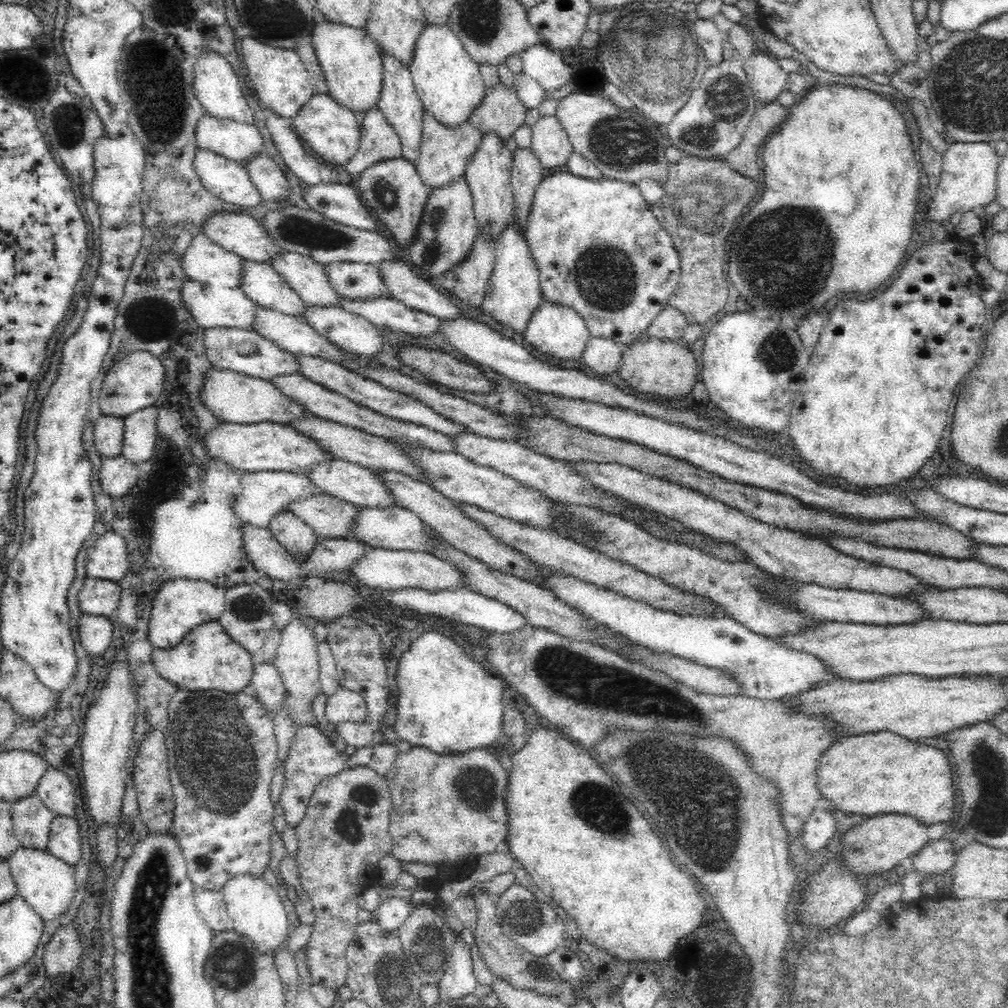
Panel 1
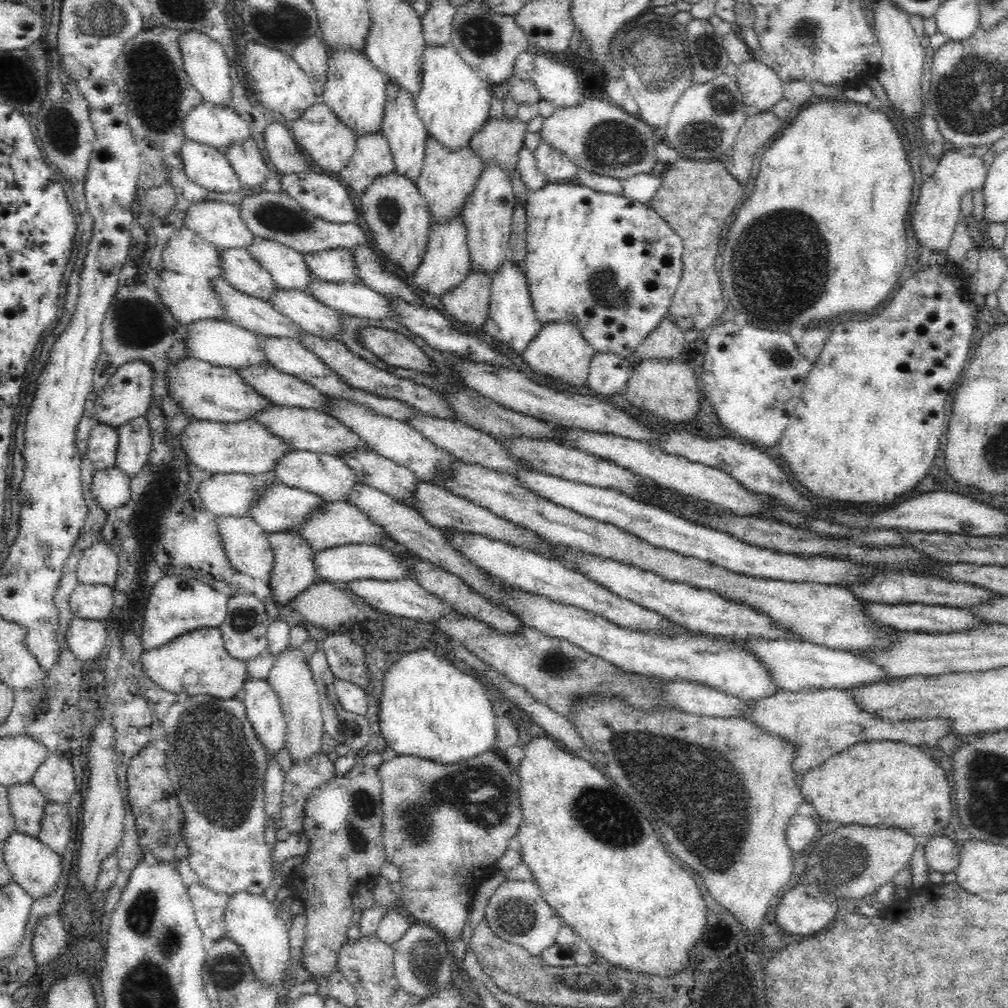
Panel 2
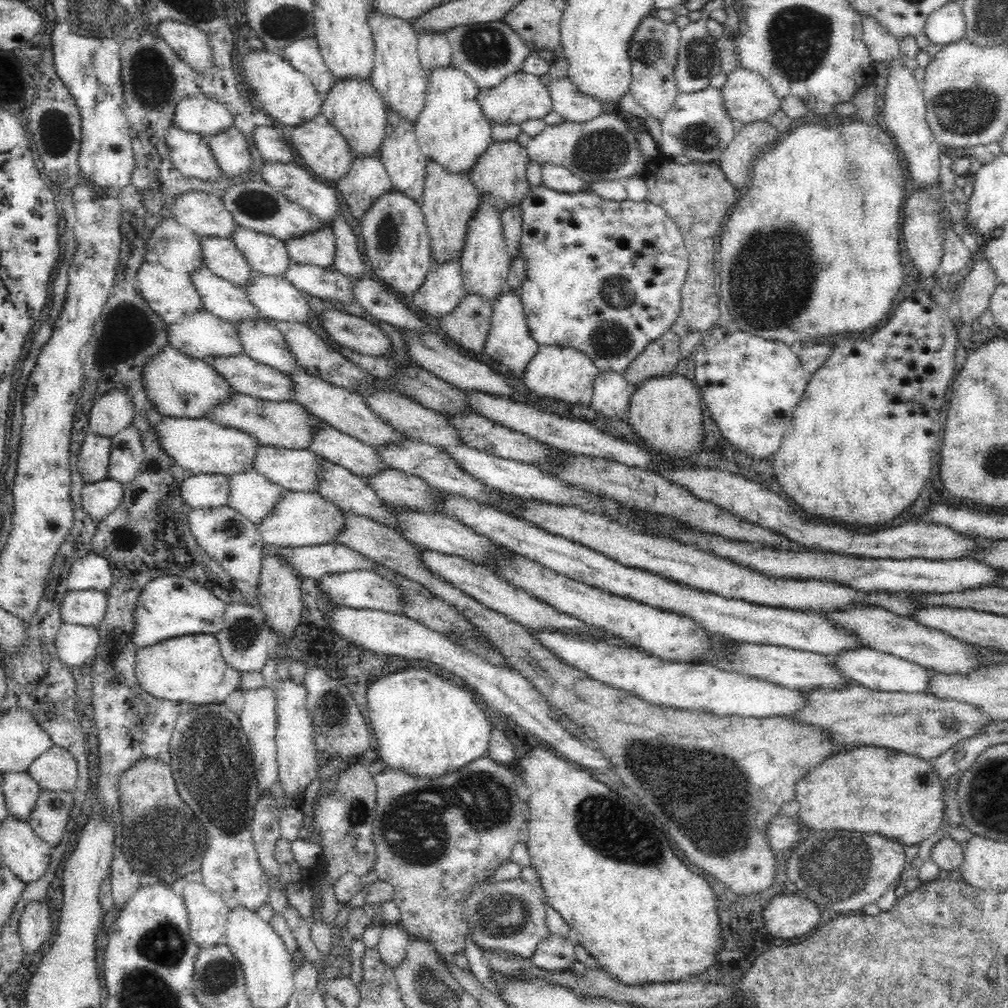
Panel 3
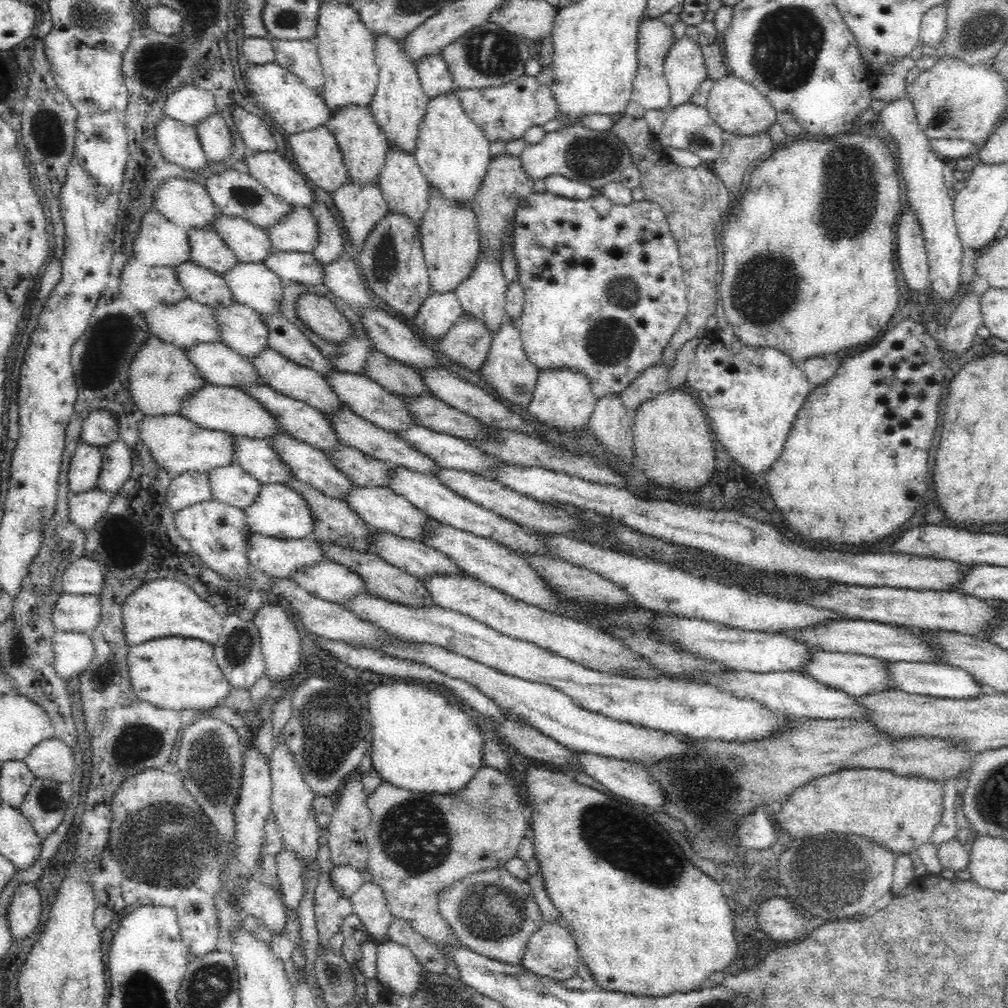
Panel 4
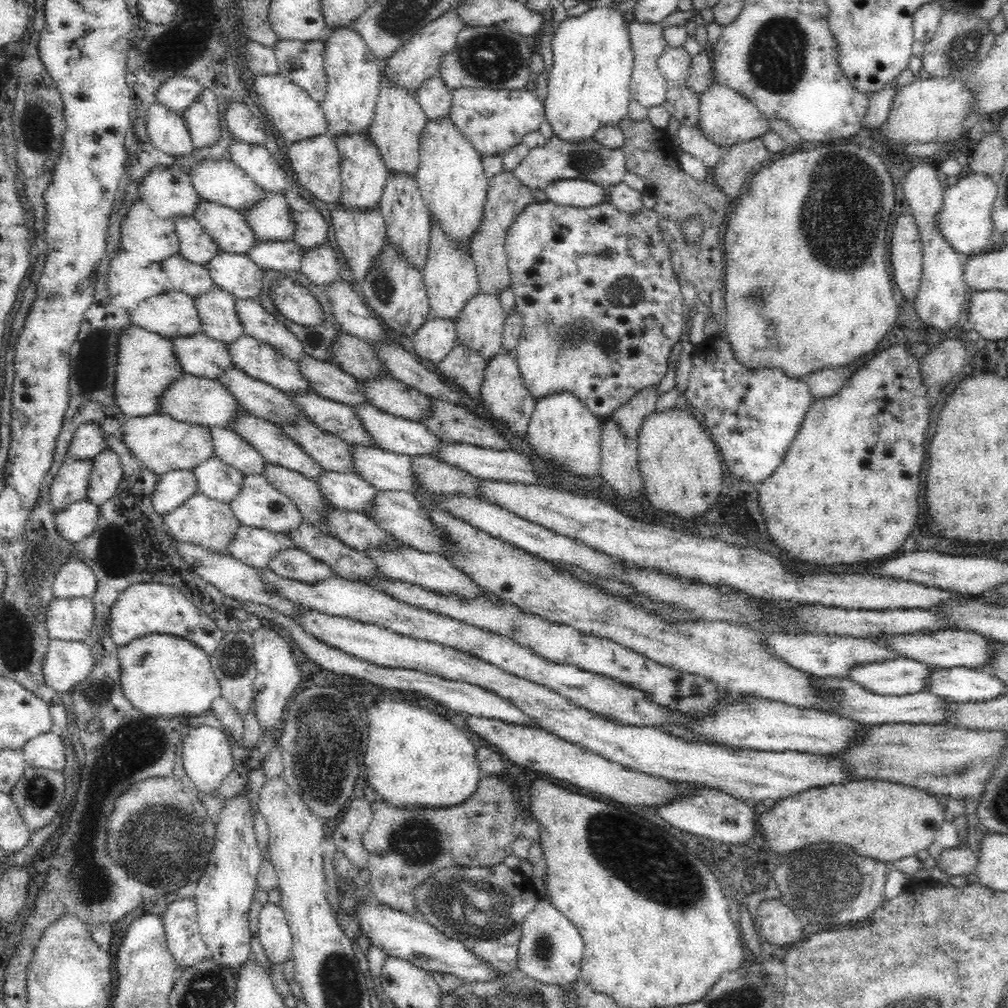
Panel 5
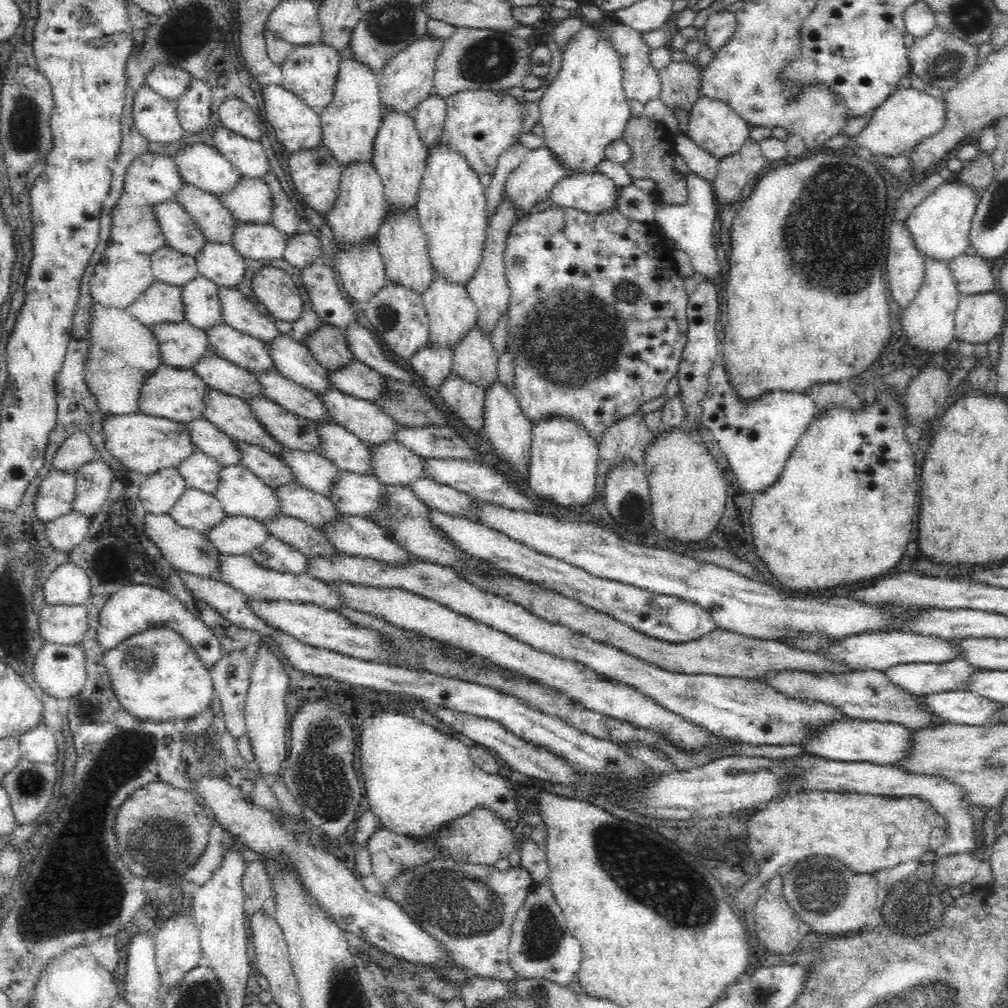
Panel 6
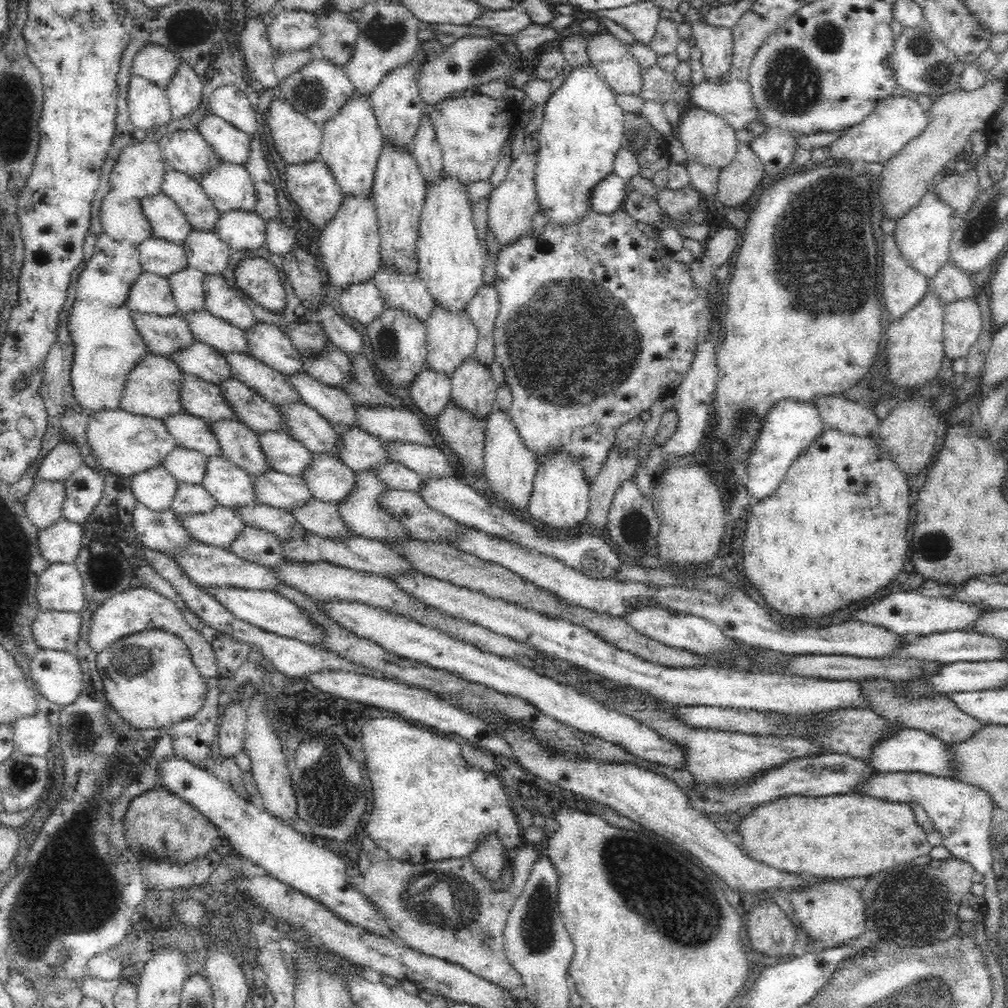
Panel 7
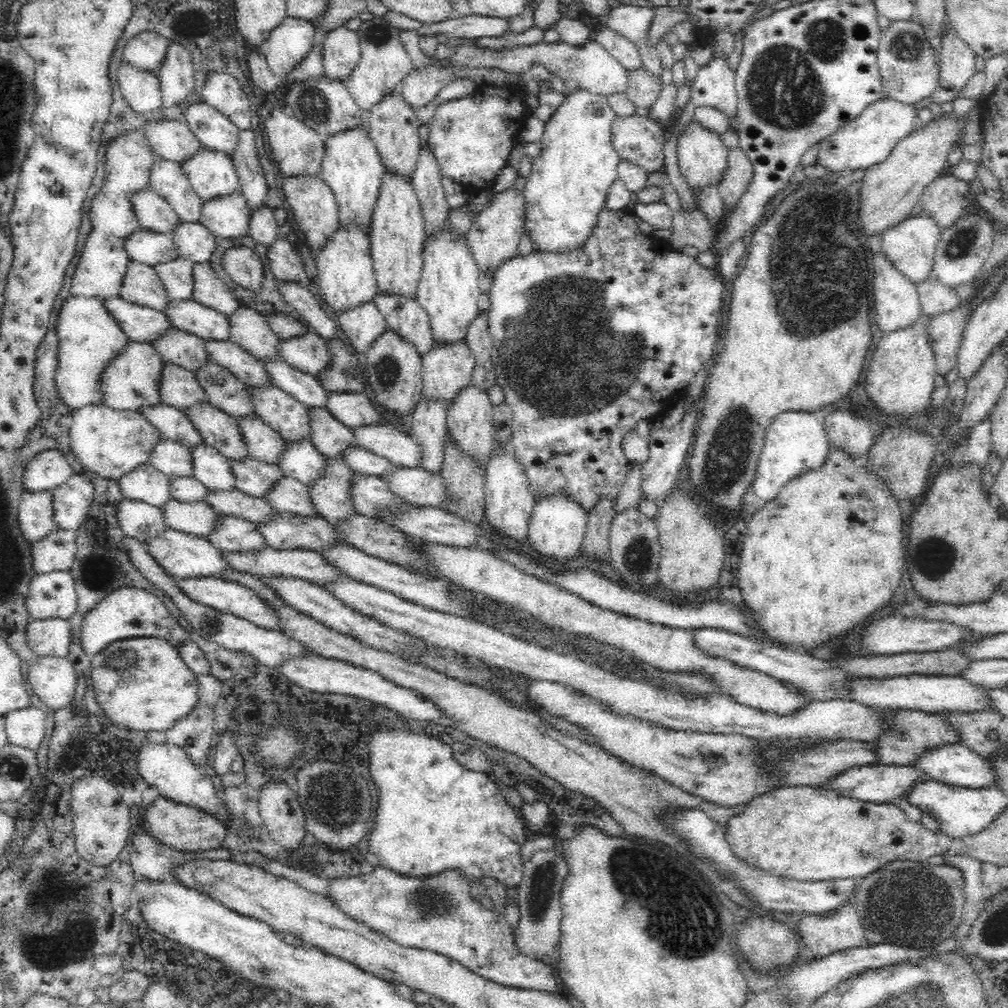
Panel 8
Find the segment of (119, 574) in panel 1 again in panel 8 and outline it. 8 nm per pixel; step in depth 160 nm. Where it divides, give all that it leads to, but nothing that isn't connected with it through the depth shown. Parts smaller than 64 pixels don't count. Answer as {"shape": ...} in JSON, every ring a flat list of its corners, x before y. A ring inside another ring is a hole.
{"shape":[[64,570,34,574,28,585,24,607,31,620,62,618,67,620,76,610,74,582]]}

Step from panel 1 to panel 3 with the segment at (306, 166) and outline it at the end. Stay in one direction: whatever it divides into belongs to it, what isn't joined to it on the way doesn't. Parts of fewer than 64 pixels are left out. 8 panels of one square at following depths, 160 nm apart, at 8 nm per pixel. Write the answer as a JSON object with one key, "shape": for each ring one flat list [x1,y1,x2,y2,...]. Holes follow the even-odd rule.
{"shape":[[258,125,254,128,254,147,266,162,280,162,284,164,294,162,291,146,282,138,281,133,270,125]]}

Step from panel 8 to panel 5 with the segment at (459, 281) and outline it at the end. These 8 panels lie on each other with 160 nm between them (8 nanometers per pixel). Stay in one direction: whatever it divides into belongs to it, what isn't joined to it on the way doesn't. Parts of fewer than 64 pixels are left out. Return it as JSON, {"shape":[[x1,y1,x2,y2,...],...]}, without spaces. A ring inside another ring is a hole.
{"shape":[[450,118,442,121,429,122,422,132,421,139,421,164,416,176,420,196,429,212,431,222,441,228,443,236,450,246,456,251,468,251,478,228,484,220,484,204,489,191,489,180,485,176,483,161,480,155,474,151,472,145,456,131]]}

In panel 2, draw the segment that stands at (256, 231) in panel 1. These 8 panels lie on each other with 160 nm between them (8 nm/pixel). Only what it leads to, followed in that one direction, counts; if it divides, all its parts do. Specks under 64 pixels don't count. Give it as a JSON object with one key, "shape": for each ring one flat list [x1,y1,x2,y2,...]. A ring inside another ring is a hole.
{"shape":[[195,200,186,207,183,224,219,249,247,249,255,239,242,222,237,205,221,200]]}

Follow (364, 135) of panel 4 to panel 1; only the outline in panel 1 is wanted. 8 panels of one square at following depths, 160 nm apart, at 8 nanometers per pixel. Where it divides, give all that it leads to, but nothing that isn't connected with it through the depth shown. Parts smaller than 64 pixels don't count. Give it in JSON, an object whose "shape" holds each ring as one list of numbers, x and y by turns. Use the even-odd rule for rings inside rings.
{"shape":[[327,20,315,22,312,46,327,84,327,95,342,108,361,118,377,108,383,89,384,67,379,48,366,36,365,29,342,26]]}

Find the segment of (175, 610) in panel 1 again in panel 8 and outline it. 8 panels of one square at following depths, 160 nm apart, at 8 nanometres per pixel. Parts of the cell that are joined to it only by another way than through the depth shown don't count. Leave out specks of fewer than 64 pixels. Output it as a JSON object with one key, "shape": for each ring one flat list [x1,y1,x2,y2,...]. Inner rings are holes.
{"shape":[[128,587,118,588,104,596,94,608,82,619,81,632,79,634,80,644,84,654,89,657,96,656,106,646,117,640,130,638,159,638,165,640,170,647,178,651,182,661,196,675,211,674,210,663,202,650,191,639,186,628,182,628,179,622,170,615,165,604,150,592]]}

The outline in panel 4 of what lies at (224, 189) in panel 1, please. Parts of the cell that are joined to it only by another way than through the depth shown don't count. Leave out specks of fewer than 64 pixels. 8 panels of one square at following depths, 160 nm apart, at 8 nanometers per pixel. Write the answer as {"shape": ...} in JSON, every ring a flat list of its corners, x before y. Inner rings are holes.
{"shape":[[164,115,155,127,156,144,167,161,189,170,206,166,207,158,196,135,195,126,182,124]]}

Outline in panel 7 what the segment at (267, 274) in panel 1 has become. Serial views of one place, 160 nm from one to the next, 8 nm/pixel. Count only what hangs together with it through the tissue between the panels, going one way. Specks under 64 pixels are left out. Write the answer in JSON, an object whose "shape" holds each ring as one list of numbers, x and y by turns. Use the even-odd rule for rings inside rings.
{"shape":[[158,192,141,198,140,206,155,238,168,240,179,246,184,244,193,228,171,198]]}

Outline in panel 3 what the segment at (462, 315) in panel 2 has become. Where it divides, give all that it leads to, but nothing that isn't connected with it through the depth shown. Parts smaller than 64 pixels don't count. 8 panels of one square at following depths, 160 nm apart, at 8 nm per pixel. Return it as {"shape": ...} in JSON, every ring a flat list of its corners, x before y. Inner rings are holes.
{"shape":[[466,294,449,315,440,319,440,330,467,355,478,356,490,334,492,306,479,296]]}

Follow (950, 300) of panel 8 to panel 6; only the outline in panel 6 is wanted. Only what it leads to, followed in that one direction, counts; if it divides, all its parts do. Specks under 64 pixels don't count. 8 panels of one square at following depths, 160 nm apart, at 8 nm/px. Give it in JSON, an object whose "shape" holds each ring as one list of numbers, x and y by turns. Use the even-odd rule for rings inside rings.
{"shape":[[959,254,947,261,946,266,960,295,982,294,995,288,992,267,974,254]]}

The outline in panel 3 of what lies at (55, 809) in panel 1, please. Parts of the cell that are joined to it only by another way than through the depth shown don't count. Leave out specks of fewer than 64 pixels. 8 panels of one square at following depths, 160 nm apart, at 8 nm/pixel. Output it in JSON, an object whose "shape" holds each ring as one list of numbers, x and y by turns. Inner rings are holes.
{"shape":[[53,744,41,752,28,765,27,771,41,789,76,790,77,760,60,745]]}

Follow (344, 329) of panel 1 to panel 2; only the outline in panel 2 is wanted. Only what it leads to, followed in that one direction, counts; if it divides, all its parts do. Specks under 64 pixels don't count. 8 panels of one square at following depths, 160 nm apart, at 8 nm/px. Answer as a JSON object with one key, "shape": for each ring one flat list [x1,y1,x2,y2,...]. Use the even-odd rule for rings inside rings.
{"shape":[[274,287,267,301,278,314,287,316,303,331,335,338,339,325,338,311,316,300,307,291]]}

